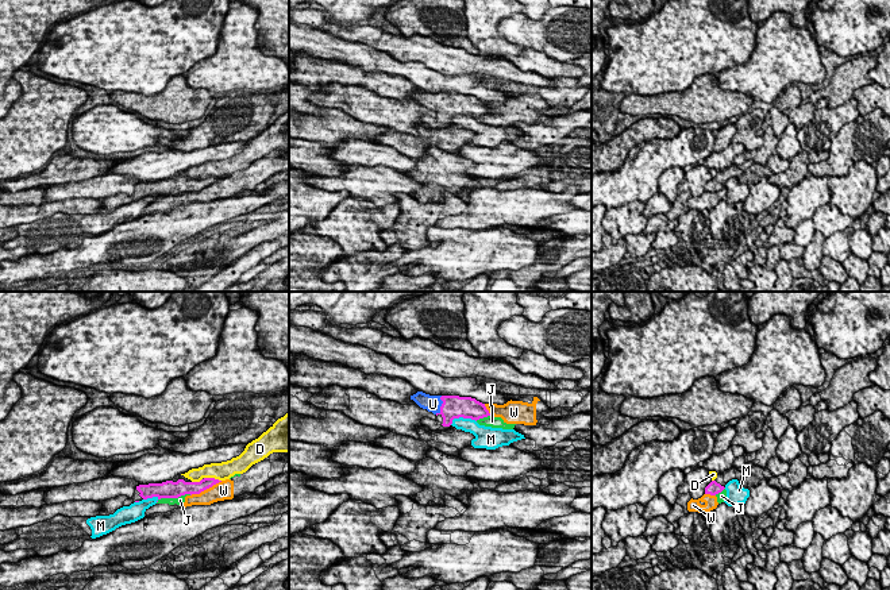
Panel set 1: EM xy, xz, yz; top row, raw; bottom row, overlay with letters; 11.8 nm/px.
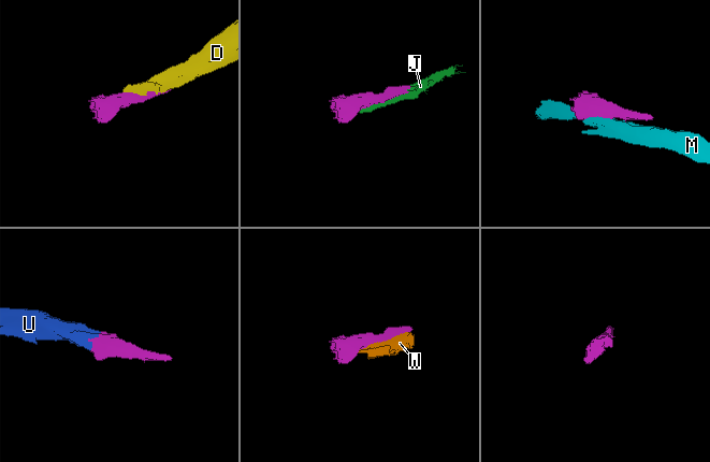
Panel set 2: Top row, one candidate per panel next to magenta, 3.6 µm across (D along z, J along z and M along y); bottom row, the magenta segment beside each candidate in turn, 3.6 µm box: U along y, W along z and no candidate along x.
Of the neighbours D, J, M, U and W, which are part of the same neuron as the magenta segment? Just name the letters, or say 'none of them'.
U

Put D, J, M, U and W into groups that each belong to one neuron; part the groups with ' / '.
D / J W / M / U

